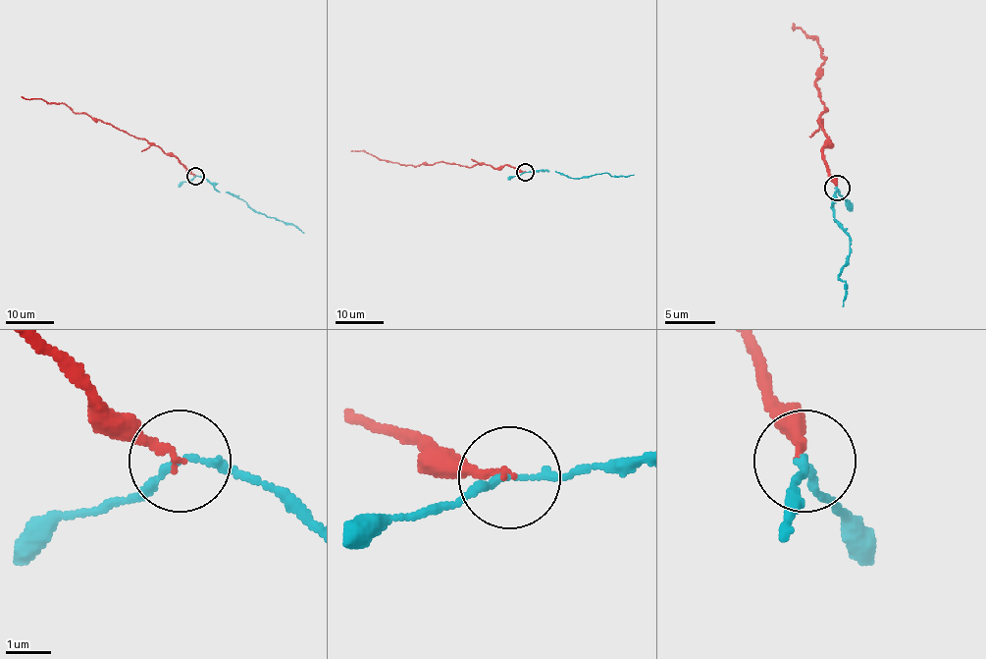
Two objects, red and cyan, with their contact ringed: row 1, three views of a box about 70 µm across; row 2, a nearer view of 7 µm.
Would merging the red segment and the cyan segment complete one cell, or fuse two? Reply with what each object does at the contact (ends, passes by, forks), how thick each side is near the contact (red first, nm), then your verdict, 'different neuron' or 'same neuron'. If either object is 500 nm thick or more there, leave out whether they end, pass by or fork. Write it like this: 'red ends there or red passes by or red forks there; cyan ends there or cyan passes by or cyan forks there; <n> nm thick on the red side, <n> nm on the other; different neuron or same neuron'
red ends there; cyan passes by; 160 nm thick on the red side, 130 nm on the other; same neuron

